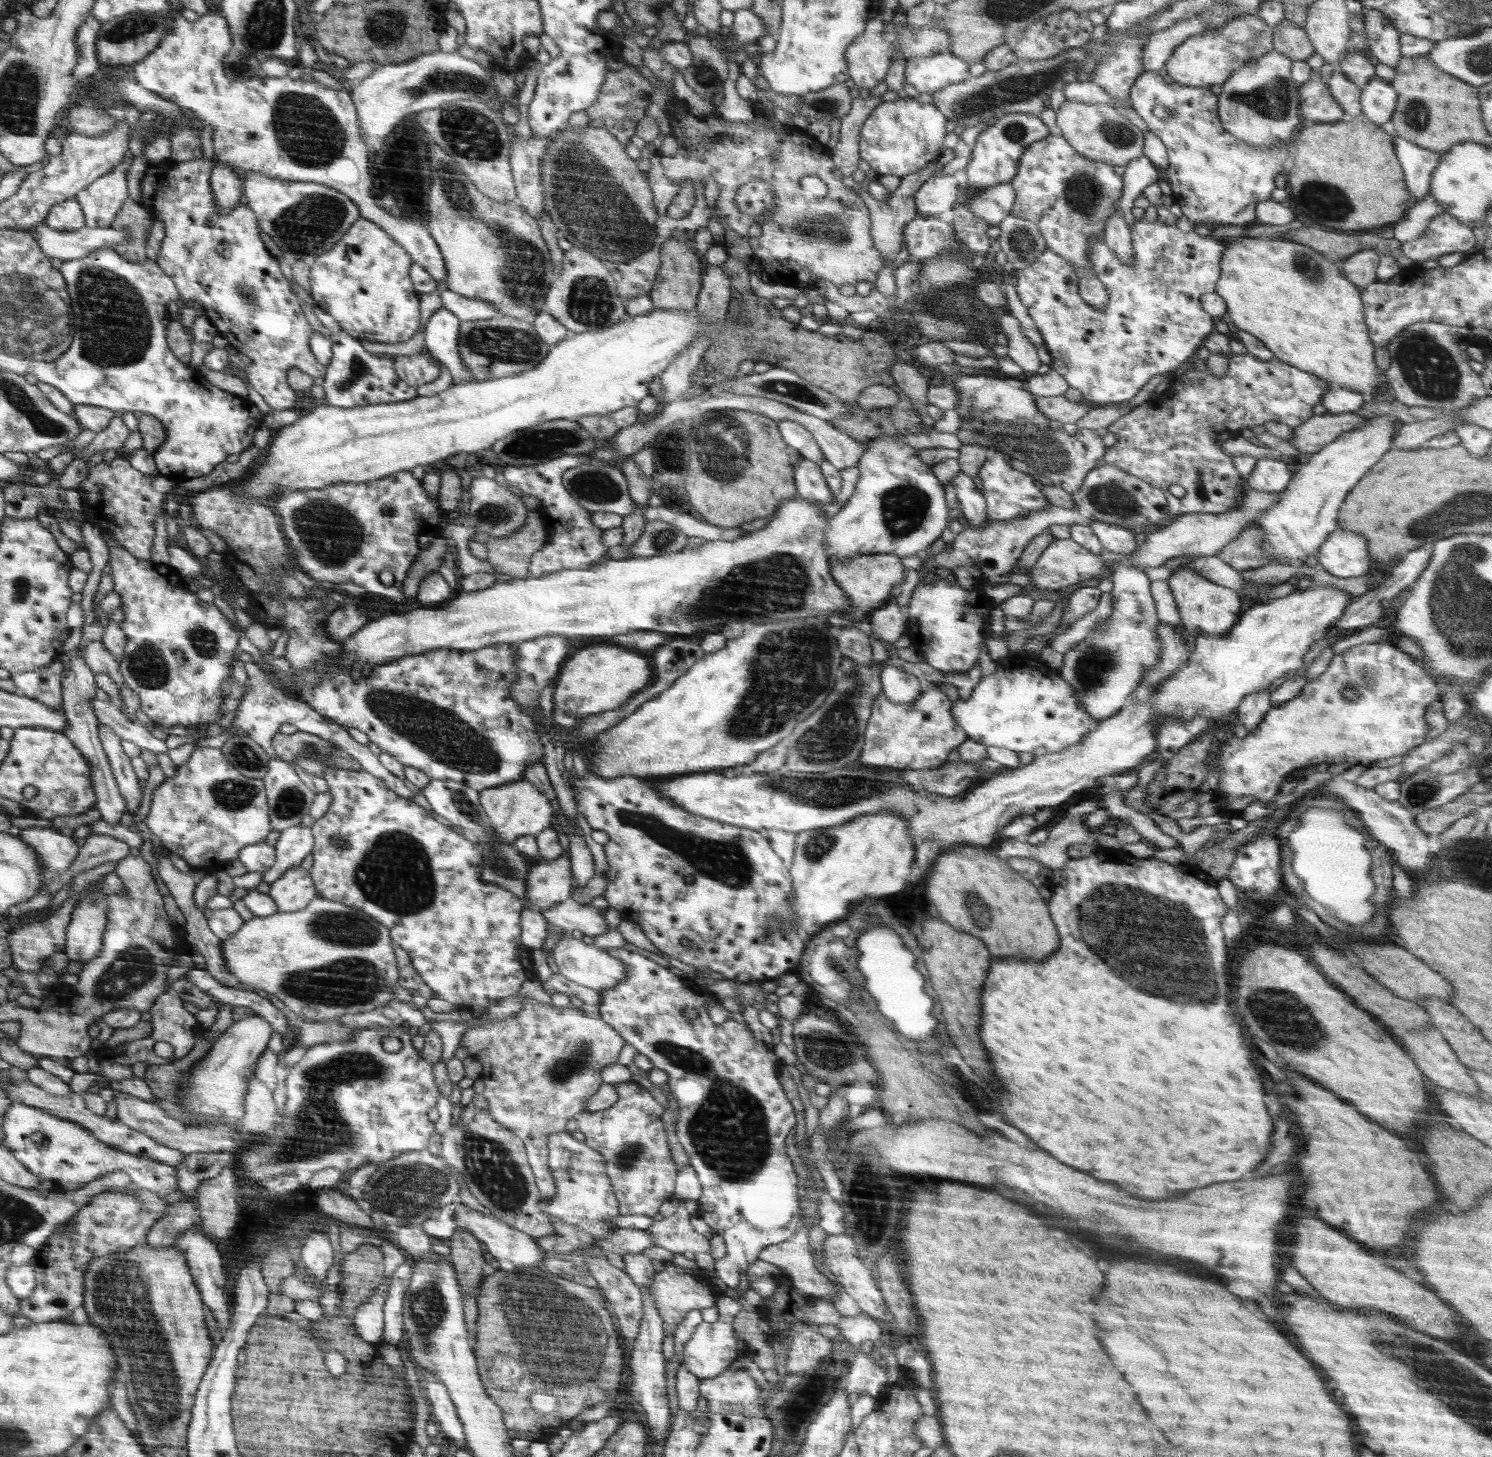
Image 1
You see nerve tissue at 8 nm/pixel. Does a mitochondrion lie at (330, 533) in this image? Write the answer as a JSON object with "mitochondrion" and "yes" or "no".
{"mitochondrion":"yes"}

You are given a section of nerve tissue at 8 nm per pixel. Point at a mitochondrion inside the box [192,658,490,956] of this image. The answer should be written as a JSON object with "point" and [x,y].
{"point":[396,873]}

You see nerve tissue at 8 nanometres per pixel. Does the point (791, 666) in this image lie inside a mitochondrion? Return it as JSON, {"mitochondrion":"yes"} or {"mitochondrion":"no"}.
{"mitochondrion":"yes"}

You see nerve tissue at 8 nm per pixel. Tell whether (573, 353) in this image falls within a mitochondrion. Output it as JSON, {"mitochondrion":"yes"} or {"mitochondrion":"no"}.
{"mitochondrion":"no"}

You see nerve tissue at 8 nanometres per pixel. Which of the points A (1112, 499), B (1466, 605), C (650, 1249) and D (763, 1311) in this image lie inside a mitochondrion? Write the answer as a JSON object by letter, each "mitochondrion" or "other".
{"A":"mitochondrion","B":"mitochondrion","C":"other","D":"other"}

